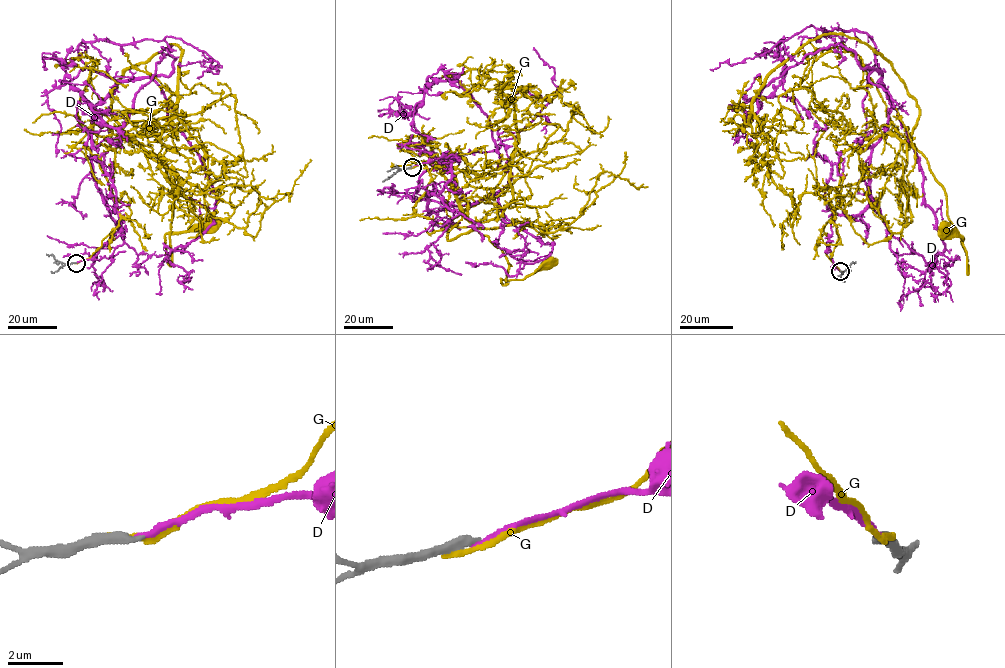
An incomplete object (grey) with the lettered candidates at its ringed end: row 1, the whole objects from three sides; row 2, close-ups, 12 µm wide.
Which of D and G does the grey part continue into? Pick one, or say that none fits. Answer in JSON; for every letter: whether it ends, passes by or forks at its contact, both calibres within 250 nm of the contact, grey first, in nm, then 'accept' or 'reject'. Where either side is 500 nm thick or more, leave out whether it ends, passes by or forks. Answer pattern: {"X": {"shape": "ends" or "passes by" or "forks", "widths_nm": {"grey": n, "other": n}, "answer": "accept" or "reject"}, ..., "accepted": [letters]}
{"D": {"shape": "ends", "widths_nm": {"grey": 360, "other": 180}, "answer": "accept"}, "G": {"shape": "ends", "widths_nm": {"grey": 480, "other": 240}, "answer": "reject"}, "accepted": ["D"]}

